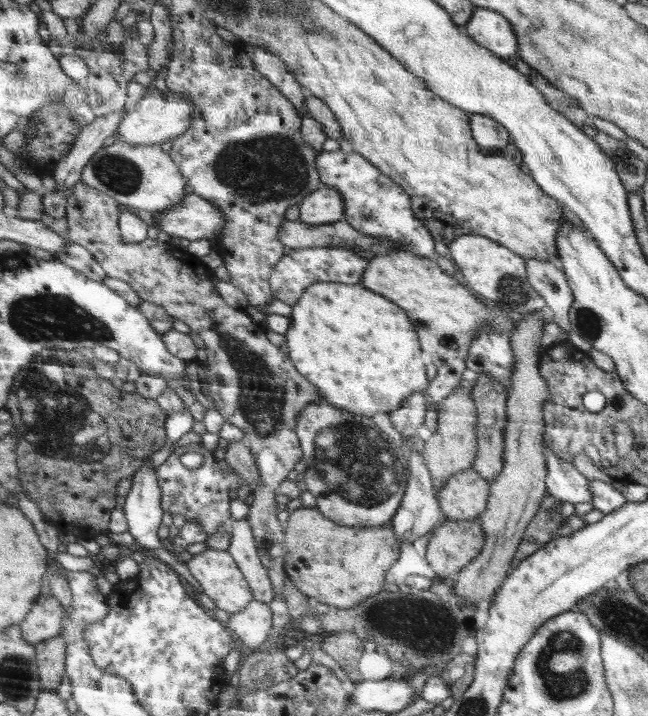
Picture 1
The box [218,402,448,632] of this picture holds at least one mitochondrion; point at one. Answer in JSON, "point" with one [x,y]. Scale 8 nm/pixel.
{"point":[360,469]}

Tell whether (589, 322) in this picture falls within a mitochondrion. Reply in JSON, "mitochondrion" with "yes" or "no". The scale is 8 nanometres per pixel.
{"mitochondrion":"yes"}

